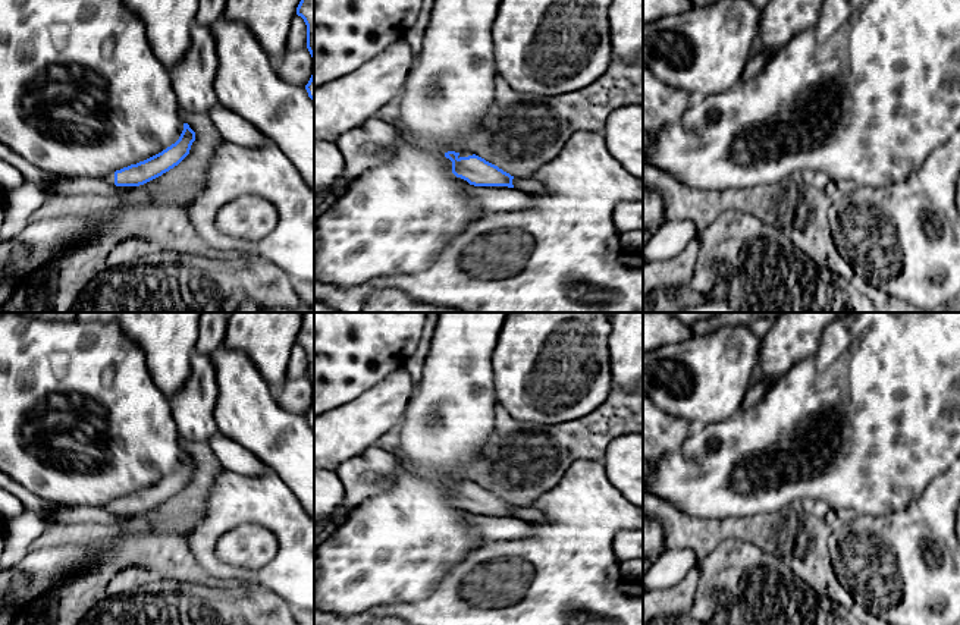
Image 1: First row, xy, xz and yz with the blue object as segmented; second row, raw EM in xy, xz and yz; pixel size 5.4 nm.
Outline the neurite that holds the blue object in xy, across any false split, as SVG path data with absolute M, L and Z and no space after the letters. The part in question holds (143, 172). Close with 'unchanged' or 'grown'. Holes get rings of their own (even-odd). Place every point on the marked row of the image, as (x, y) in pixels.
M183 123L183 131L175 144L144 161L116 170L101 180L116 186L144 185L178 166L189 154L194 141L195 132L188 123Z; grown

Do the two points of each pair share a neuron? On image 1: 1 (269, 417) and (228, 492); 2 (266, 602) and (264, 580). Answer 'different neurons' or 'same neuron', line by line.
1: different neurons
2: different neurons

